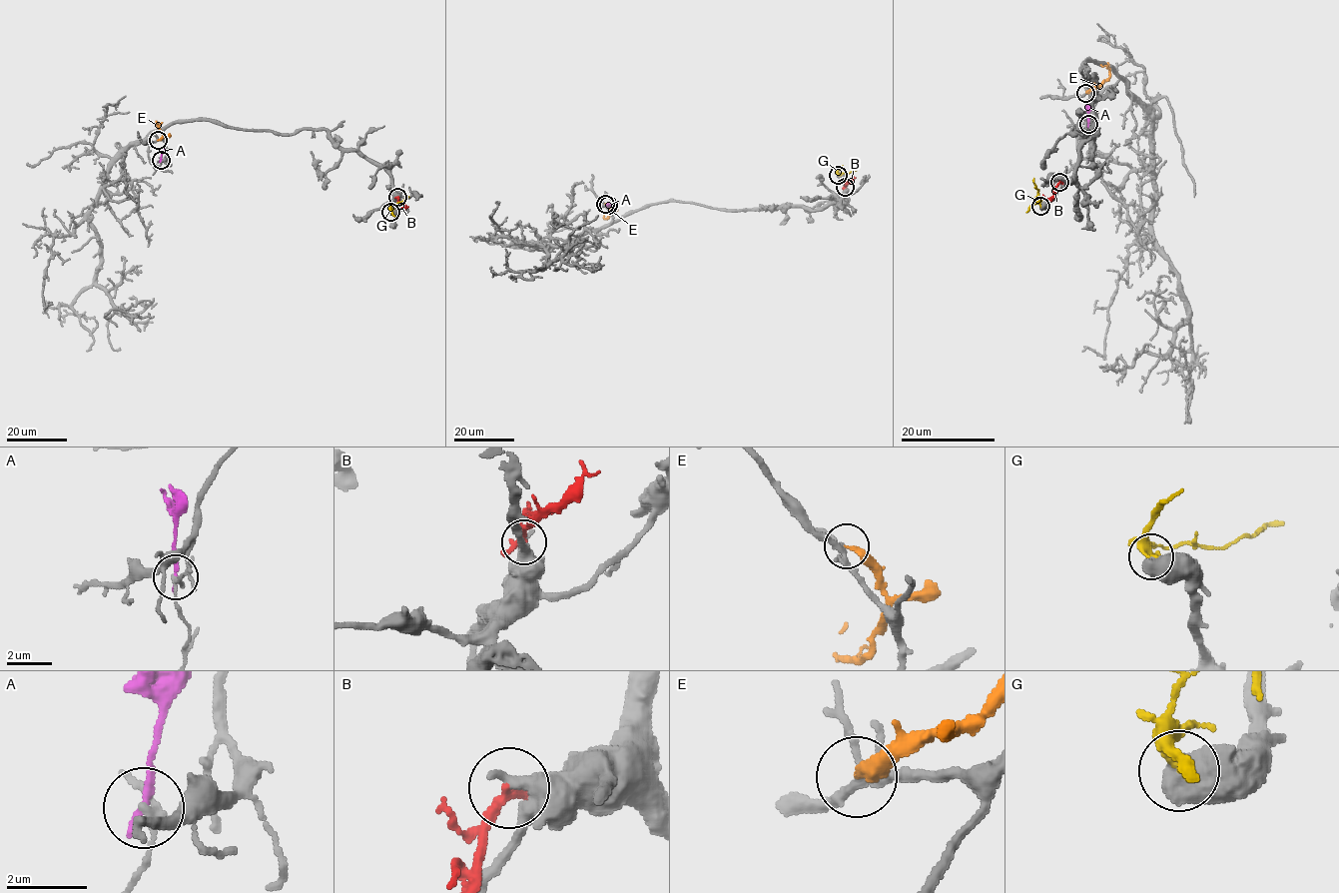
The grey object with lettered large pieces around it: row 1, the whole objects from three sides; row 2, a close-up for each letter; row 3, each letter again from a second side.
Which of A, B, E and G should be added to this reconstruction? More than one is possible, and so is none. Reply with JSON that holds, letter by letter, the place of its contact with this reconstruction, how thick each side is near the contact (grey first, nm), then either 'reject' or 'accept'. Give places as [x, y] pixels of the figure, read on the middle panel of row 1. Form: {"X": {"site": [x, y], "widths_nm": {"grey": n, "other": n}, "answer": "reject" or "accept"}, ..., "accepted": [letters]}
{"A": {"site": [608, 205], "widths_nm": {"grey": 150, "other": 200}, "answer": "reject"}, "B": {"site": [845, 187], "widths_nm": {"grey": 360, "other": 320}, "answer": "reject"}, "E": {"site": [605, 204], "widths_nm": {"grey": 240, "other": 280}, "answer": "reject"}, "G": {"site": [838, 175], "widths_nm": {"grey": 850, "other": 160}, "answer": "reject"}, "accepted": []}

